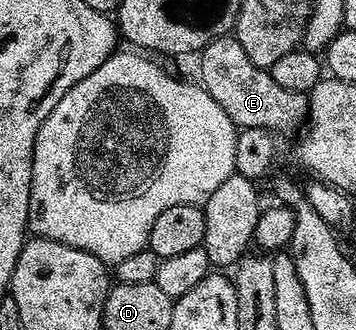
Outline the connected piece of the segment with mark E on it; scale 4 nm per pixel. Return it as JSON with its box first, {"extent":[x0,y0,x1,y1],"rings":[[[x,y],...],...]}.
{"extent":[199,35,308,134],"rings":[[[235,35],[219,36],[209,42],[200,53],[199,83],[208,91],[210,98],[230,114],[237,129],[264,128],[273,134],[299,133],[308,119],[308,97],[303,92],[286,90],[274,82],[271,71],[254,66],[246,58],[246,50],[236,41]]]}

